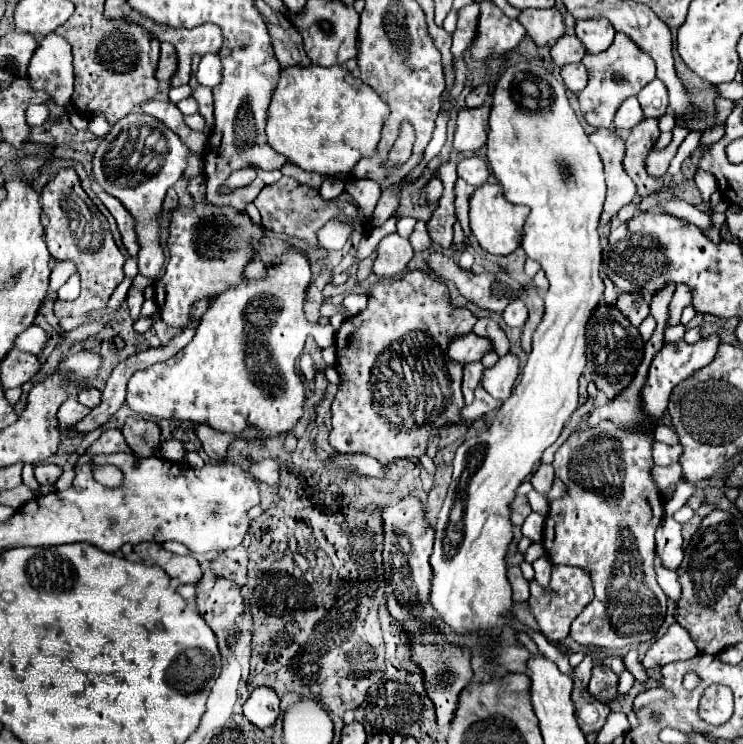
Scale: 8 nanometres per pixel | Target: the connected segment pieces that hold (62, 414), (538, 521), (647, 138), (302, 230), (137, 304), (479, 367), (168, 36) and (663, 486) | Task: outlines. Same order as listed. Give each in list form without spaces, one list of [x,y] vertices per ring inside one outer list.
[[[69,397],[69,400],[65,400],[59,408],[59,430],[60,430],[60,440],[68,438],[67,435],[64,435],[64,426],[71,426],[71,418],[83,418],[91,412],[91,408],[79,404],[77,400]]]
[[[531,512],[521,526],[523,536],[529,536],[533,542],[539,542],[543,538],[543,522],[545,522],[545,518],[541,514]]]
[[[641,120],[625,140],[625,160],[623,168],[629,178],[637,184],[637,194],[651,194],[651,176],[645,172],[645,156],[651,152],[653,144],[659,138],[659,120]]]
[[[283,176],[277,184],[263,188],[263,192],[259,194],[259,198],[255,198],[255,206],[261,212],[263,218],[263,226],[267,230],[273,230],[277,234],[289,234],[289,236],[297,236],[301,240],[307,240],[309,244],[317,244],[315,240],[315,232],[329,222],[335,214],[345,214],[347,218],[357,218],[357,208],[351,202],[345,200],[323,200],[319,196],[319,190],[311,188],[311,186],[303,186],[293,178]]]
[[[137,274],[135,280],[133,280],[126,301],[130,309],[131,317],[134,321],[137,321],[140,318],[141,308],[145,301],[143,296],[145,286],[151,286],[151,284],[153,284],[153,280],[145,280],[145,276],[141,276],[141,274]]]
[[[473,362],[473,364],[463,366],[463,396],[465,396],[465,404],[473,402],[473,390],[479,384],[481,374],[483,374],[483,364],[481,362]]]
[[[145,18],[137,22],[137,26],[145,28],[147,32],[153,34],[159,42],[169,42],[175,46],[177,52],[177,72],[171,78],[171,86],[183,86],[189,82],[189,72],[191,72],[191,56],[193,54],[209,54],[213,52],[213,46],[223,44],[221,28],[217,26],[195,26],[191,30],[185,28],[169,28],[163,24],[147,22]]]
[[[673,464],[673,466],[653,466],[651,468],[651,476],[653,476],[653,482],[657,484],[657,490],[661,492],[661,496],[665,498],[667,496],[667,490],[675,484],[681,482],[681,466],[679,464]]]

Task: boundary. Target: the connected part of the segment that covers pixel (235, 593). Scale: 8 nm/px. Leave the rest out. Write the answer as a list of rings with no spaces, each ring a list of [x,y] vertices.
[[[219,576],[211,590],[197,594],[197,606],[209,628],[215,632],[221,652],[225,652],[225,634],[233,632],[235,618],[243,612],[239,586],[233,580]]]

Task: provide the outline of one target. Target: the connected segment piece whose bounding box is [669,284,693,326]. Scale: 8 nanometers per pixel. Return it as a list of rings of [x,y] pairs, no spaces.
[[[677,284],[675,294],[673,294],[673,300],[671,300],[669,326],[673,326],[673,324],[679,322],[679,318],[681,318],[681,310],[683,310],[685,306],[691,304],[691,298],[693,298],[693,290],[689,290],[687,284]]]

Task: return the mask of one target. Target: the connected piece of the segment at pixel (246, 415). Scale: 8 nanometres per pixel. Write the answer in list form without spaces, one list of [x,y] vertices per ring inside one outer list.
[[[287,244],[285,252],[267,266],[263,278],[243,280],[239,286],[221,292],[201,316],[197,332],[185,350],[131,376],[127,386],[127,404],[131,410],[143,418],[165,416],[173,420],[193,420],[223,432],[239,432],[249,426],[259,426],[265,438],[291,430],[303,414],[303,378],[295,368],[295,360],[303,352],[305,338],[312,335],[322,349],[333,346],[335,332],[344,321],[342,313],[330,317],[330,324],[324,326],[305,320],[303,302],[311,276],[307,256],[299,246]]]

